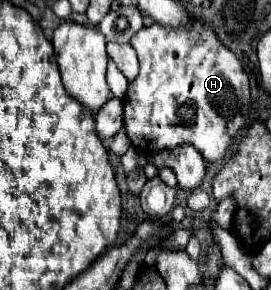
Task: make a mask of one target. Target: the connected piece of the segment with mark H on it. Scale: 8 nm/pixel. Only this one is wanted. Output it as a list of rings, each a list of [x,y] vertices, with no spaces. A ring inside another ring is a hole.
[[[195,18],[189,26],[169,28],[153,22],[141,28],[129,42],[139,58],[141,70],[129,84],[125,102],[125,132],[139,152],[173,150],[183,142],[193,144],[207,162],[223,160],[229,156],[229,146],[235,144],[235,134],[249,122],[249,78],[239,64],[237,56],[219,40],[215,26],[203,18]]]

